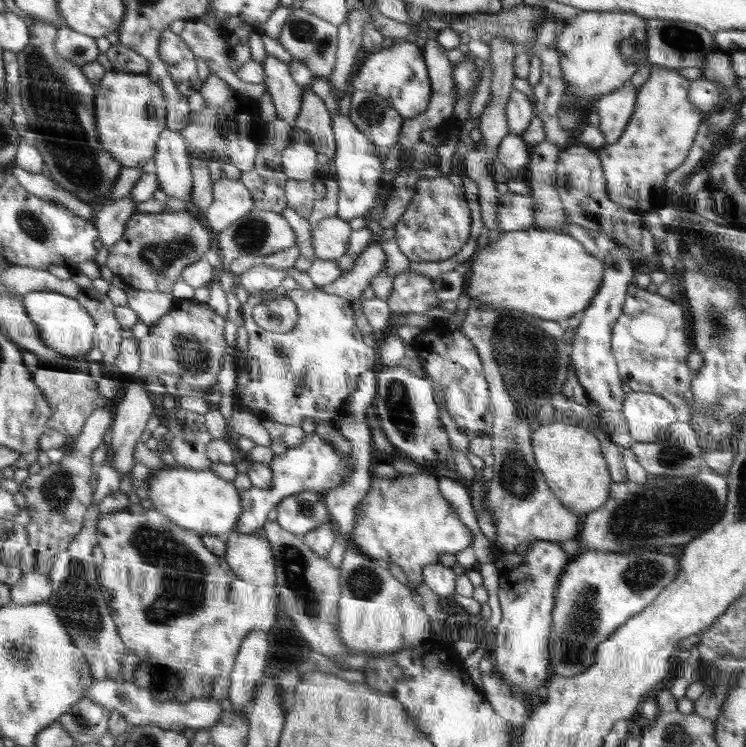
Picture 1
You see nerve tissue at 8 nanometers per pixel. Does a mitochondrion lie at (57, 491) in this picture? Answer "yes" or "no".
yes

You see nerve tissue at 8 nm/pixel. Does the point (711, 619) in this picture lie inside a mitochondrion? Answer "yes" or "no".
no

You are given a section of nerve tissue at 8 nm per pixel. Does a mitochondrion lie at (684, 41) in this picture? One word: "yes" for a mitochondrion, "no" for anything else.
yes

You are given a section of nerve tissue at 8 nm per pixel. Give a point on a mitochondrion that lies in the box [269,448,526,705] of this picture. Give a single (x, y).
(293, 562)

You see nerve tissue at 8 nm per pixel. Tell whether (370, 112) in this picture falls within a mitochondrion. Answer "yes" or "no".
yes

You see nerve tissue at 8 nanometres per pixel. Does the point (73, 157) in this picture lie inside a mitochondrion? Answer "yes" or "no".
yes

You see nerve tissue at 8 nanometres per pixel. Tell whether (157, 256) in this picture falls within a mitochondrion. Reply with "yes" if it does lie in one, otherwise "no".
yes

